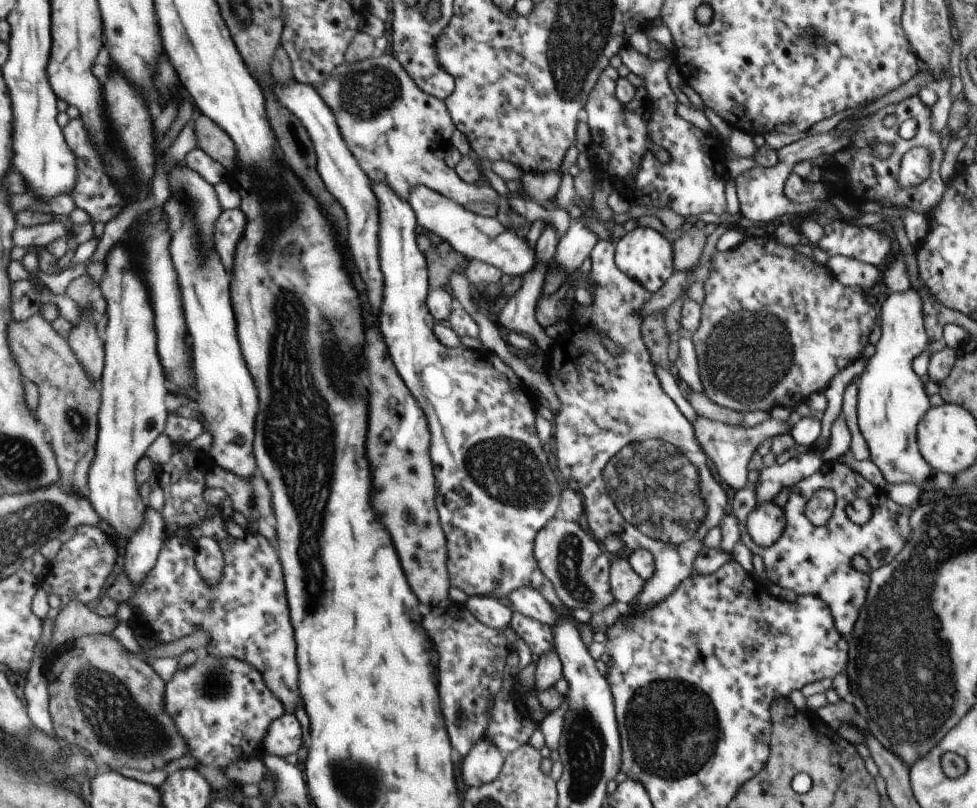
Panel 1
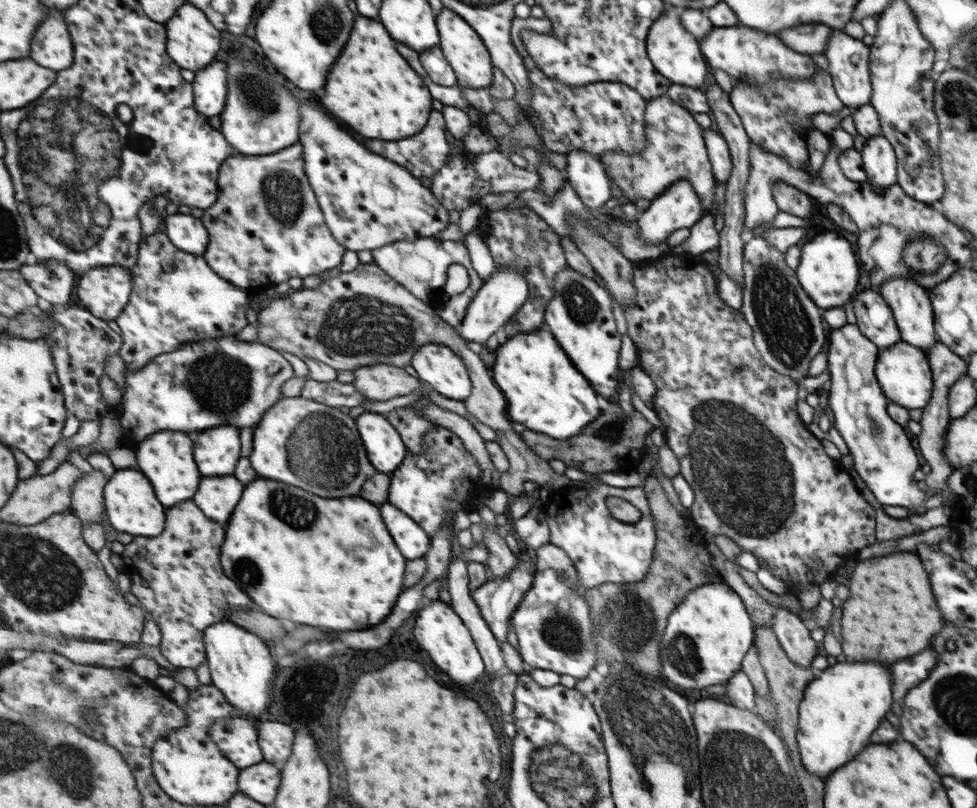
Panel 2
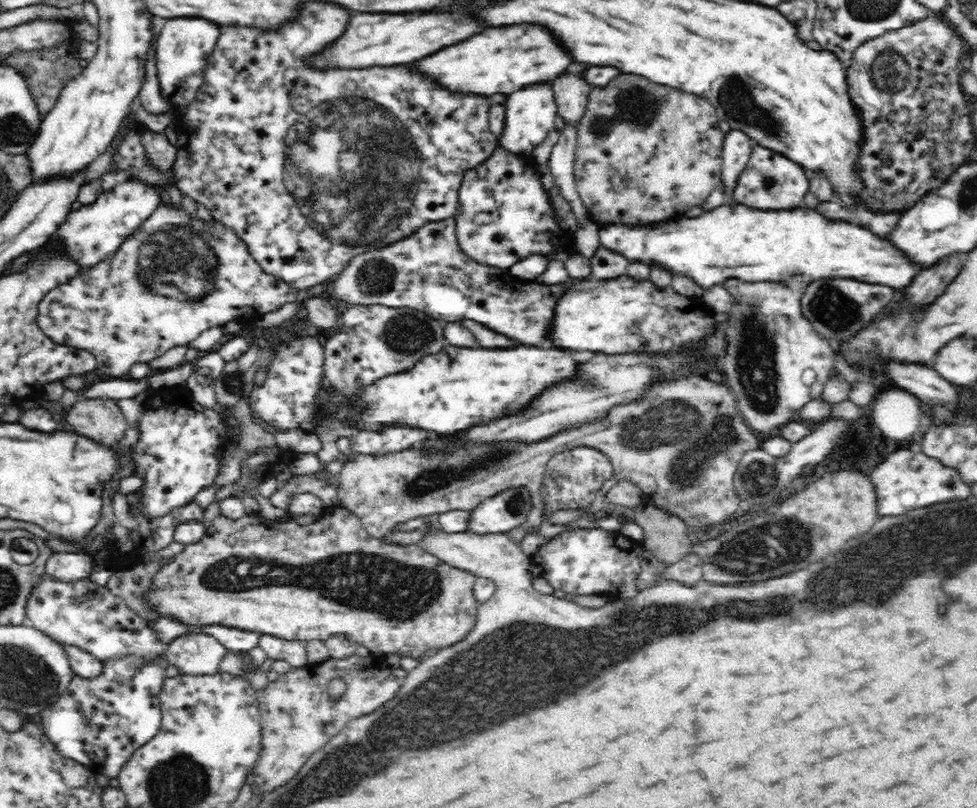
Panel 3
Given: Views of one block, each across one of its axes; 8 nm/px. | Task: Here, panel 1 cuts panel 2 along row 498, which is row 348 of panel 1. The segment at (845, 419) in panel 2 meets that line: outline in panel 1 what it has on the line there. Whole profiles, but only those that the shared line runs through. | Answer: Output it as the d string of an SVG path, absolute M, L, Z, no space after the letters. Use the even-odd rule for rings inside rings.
M907 288L905 292L891 292L883 304L881 304L881 338L875 344L875 354L869 358L867 366L863 368L859 380L857 380L857 424L859 430L869 446L871 462L879 468L887 484L913 484L921 486L921 482L929 476L929 462L917 452L919 440L917 440L917 426L923 420L921 416L927 414L929 402L923 392L923 384L911 370L911 360L919 356L927 346L927 336L923 330L923 302L921 296Z

